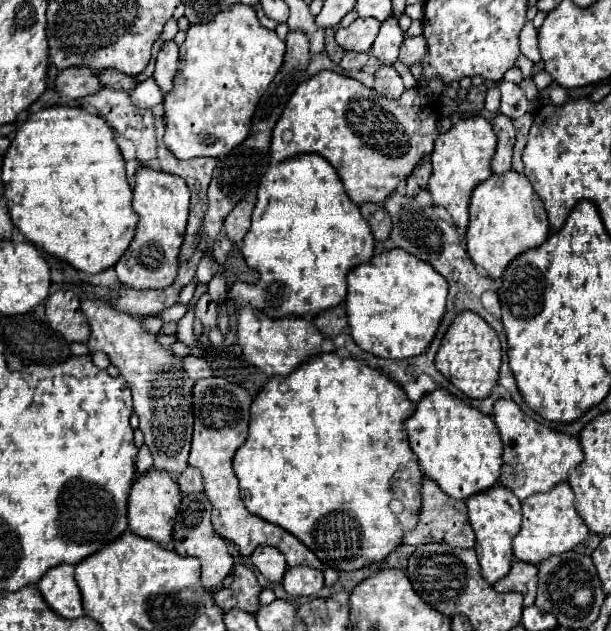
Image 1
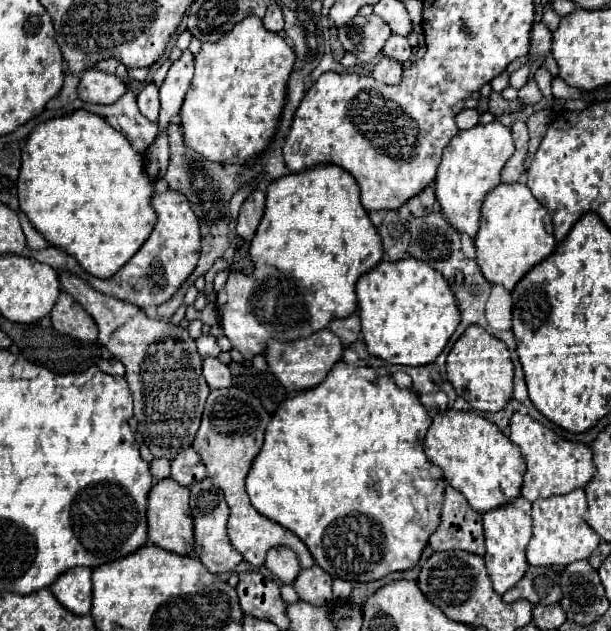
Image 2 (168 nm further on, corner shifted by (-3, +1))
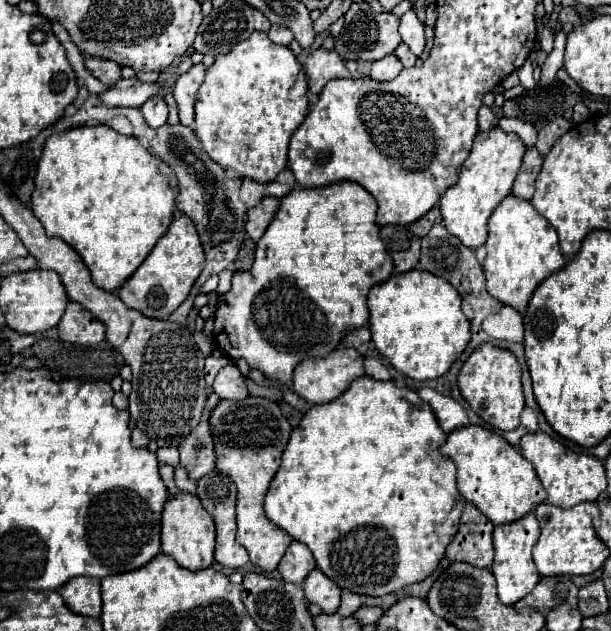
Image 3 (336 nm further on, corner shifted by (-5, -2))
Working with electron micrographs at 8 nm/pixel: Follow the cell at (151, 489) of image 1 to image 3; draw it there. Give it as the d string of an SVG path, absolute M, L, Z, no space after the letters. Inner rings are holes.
M179 493L169 499L163 509L163 525L161 525L161 547L165 555L171 555L181 567L191 571L207 569L215 563L215 521L203 509L201 501L195 495Z

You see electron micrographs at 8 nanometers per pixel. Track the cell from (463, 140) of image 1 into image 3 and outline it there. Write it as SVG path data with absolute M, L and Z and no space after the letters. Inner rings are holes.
M501 127L479 131L471 149L469 159L461 167L461 175L455 187L445 191L439 201L443 223L451 235L455 235L465 247L477 249L487 241L487 221L495 207L511 195L513 181L519 173L527 145L517 133L505 133Z

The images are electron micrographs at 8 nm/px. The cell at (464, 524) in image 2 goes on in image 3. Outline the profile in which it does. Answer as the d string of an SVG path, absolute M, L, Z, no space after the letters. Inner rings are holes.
M465 503L459 533L447 547L449 561L465 561L473 567L493 565L493 523L471 503Z

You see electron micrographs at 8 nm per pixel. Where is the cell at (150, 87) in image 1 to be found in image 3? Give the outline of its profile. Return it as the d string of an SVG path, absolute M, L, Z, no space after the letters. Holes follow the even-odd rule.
M155 95L155 97L149 99L145 105L141 105L141 113L143 113L147 125L153 127L153 129L157 129L157 127L161 127L161 125L167 123L169 109L167 109L163 97L161 97L161 95Z

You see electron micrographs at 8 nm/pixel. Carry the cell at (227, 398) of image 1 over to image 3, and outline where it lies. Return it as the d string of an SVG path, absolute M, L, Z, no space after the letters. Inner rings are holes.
M249 397L243 401L221 401L211 415L211 431L217 453L217 469L229 475L239 491L237 541L247 547L253 565L261 567L263 571L275 571L293 537L267 519L263 511L263 499L281 465L281 455L287 447L293 427L283 417L277 403L263 397Z

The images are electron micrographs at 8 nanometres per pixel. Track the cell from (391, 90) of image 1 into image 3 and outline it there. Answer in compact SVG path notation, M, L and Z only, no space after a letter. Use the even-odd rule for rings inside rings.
M387 55L387 57L373 63L369 77L375 81L391 81L401 73L401 69L403 69L401 61L395 55Z

